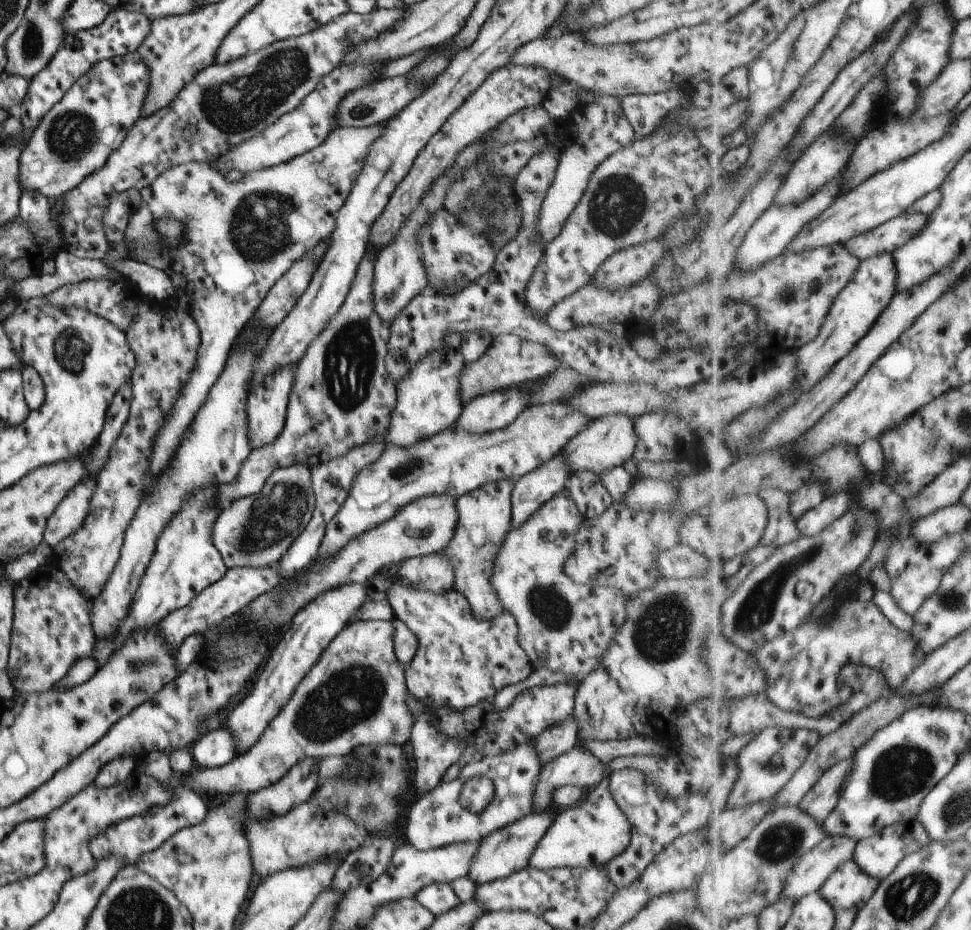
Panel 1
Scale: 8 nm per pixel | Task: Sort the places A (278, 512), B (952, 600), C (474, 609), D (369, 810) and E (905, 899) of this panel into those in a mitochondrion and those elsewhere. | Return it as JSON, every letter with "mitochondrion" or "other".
{"A":"mitochondrion","B":"mitochondrion","C":"other","D":"mitochondrion","E":"mitochondrion"}

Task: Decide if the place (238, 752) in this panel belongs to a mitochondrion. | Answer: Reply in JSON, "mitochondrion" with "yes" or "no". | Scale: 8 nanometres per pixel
{"mitochondrion":"no"}

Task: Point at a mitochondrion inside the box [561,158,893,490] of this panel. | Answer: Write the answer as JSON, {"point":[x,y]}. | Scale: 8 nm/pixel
{"point":[619,203]}

